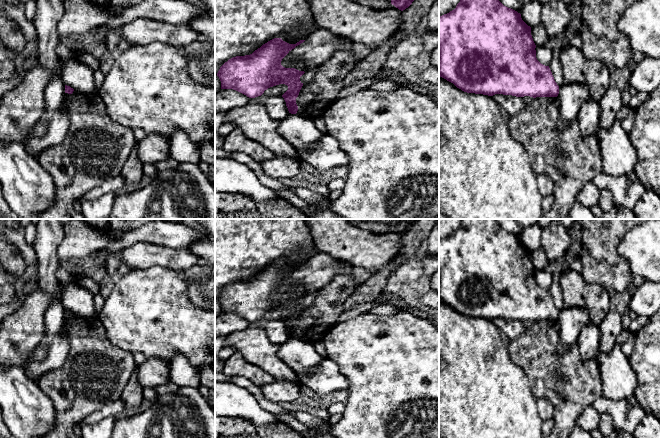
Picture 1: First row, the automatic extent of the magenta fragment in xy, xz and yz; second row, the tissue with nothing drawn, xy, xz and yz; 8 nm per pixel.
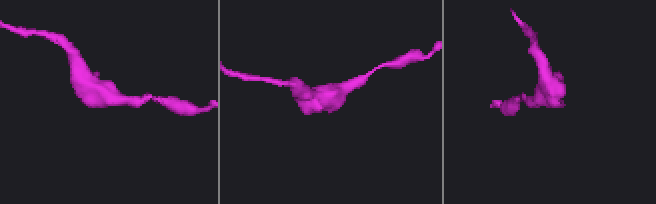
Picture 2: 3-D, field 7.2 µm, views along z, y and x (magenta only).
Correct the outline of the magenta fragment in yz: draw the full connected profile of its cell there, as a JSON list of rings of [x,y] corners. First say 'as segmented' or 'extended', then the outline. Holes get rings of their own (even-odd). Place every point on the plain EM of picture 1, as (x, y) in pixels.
as segmented; [[[461,219],[454,234],[439,240],[439,301],[464,316],[488,320],[557,321],[559,310],[549,290],[537,284],[535,272],[531,251],[522,244],[520,237],[504,230],[495,219]]]

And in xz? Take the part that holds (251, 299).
as segmented; [[[274,262],[263,268],[250,279],[236,280],[225,286],[219,293],[217,300],[221,305],[221,313],[233,313],[249,322],[261,320],[265,314],[270,311],[285,308],[288,314],[282,319],[286,326],[289,337],[296,338],[298,330],[296,322],[303,310],[300,301],[305,297],[295,292],[285,292],[281,289],[282,283],[296,270],[303,267],[305,264],[300,264],[296,268],[289,268],[281,262]]]

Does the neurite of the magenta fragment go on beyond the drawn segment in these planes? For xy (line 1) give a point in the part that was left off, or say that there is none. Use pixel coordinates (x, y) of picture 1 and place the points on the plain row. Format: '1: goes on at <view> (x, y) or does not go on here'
1: does not go on here

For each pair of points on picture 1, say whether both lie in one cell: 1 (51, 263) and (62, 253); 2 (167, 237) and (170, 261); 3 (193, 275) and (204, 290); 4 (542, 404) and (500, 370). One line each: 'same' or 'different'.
1: different
2: different
3: same
4: different

